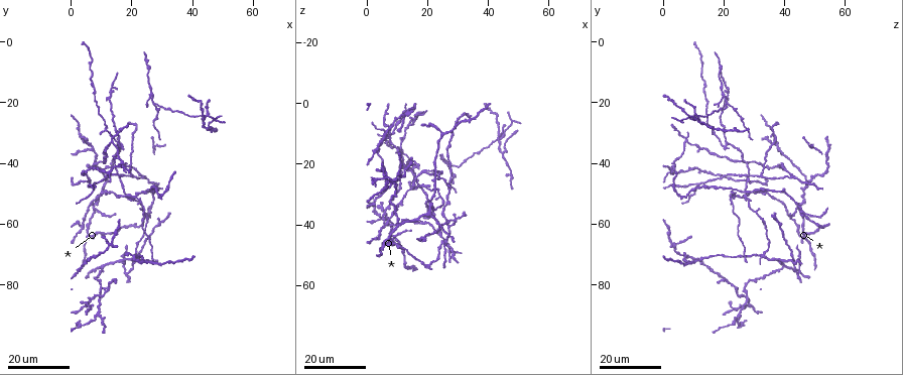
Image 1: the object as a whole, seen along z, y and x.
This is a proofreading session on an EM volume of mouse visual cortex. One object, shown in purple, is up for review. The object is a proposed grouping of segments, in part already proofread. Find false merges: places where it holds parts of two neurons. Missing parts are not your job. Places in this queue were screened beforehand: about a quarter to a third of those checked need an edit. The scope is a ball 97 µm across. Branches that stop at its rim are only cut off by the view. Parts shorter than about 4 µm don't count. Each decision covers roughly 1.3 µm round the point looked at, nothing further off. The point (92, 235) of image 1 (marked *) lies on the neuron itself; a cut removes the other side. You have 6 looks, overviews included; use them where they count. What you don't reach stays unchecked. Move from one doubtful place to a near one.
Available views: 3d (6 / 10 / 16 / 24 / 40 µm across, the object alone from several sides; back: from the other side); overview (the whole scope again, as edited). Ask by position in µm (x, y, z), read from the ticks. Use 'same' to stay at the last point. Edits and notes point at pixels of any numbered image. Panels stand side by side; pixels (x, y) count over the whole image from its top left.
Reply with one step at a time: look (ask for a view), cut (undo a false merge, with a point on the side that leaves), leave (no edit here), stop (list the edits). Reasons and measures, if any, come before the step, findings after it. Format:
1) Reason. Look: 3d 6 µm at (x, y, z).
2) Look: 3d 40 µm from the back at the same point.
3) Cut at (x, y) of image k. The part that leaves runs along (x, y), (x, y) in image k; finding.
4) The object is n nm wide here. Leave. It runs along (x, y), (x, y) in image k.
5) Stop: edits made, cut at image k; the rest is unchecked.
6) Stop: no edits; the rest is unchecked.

Small branch off a trunk. Look: 3d 24 µm at (24.0, 52.5, 22.5).

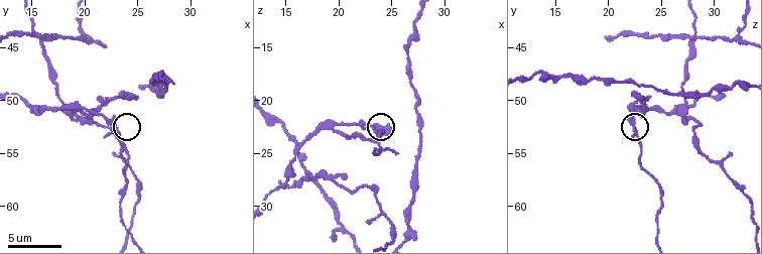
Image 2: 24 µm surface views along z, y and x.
Zoom in. Look: 3d 10 µm at (23.4, 53.0, 22.4).

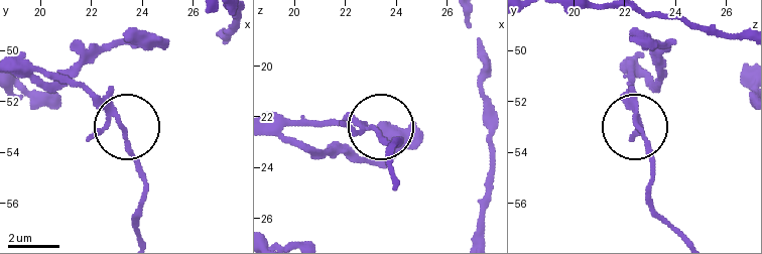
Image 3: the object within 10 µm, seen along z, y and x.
Cut at (90, 138) of image 3. The part that leaves runs along (108, 103), (146, 192), (140, 237) in image 3; two neurons meet here.

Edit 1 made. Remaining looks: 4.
Redraw. Look: overview.

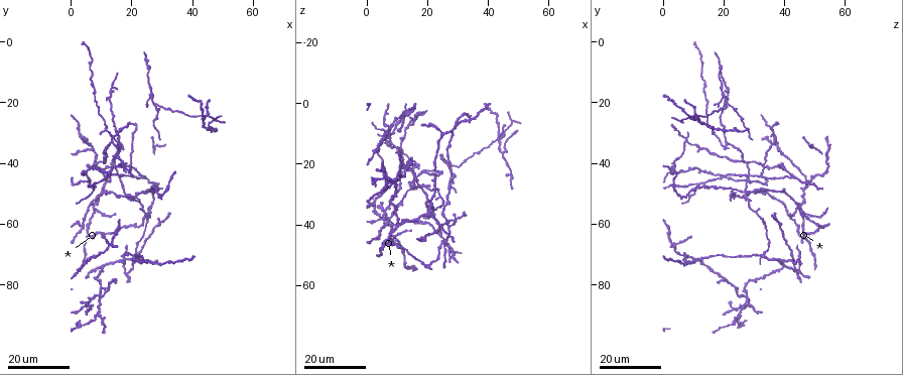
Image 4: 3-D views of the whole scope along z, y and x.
Thin arm on a thick one. Look: 3d 24 µm at (8.0, 54.5, 43.5).

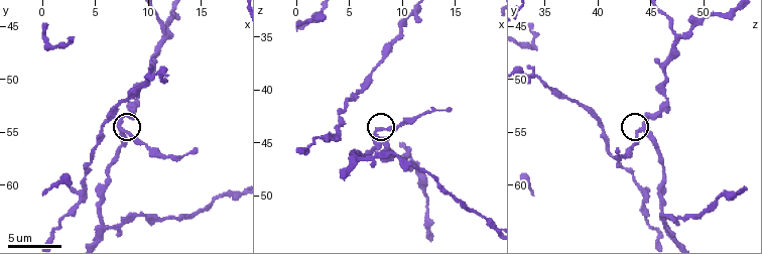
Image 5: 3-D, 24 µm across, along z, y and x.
Look: 3d 6 µm at (7.4, 54.6, 44.2).

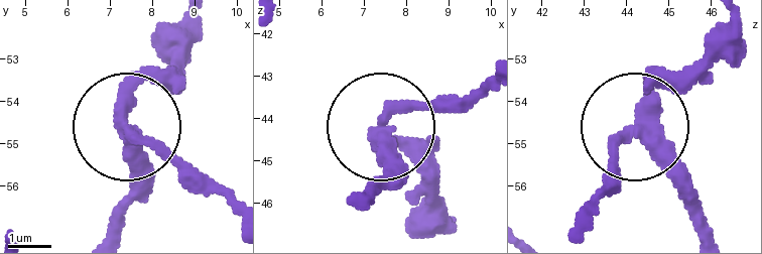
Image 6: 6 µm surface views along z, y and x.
Look: 3d 6 µm from the back at (7.45, 54.65, 44.00).

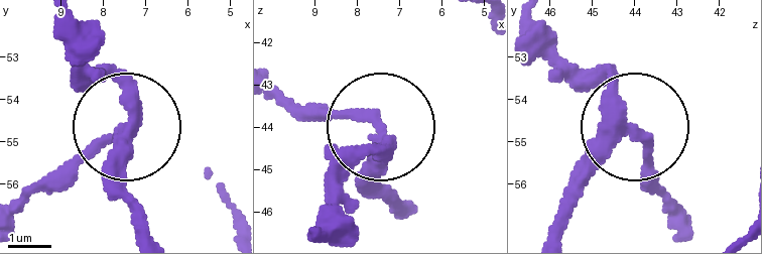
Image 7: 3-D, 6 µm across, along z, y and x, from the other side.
The side arm is 9 µm long; 3 arms meet here. Cut at (77, 156) of image 7. A second neuron is stuck on.

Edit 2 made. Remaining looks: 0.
Stop: edits made, cut at image 3, cut at image 7; the rest is unchecked.

